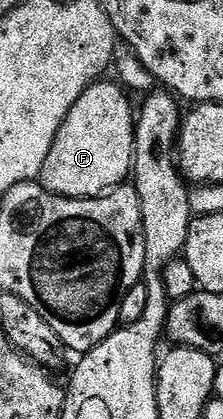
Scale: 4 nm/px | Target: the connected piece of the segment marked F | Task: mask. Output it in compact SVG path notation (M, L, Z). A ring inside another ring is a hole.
M98 79L67 111L63 127L51 143L47 163L43 163L39 183L56 197L103 197L111 189L126 184L133 167L135 105L110 79Z

